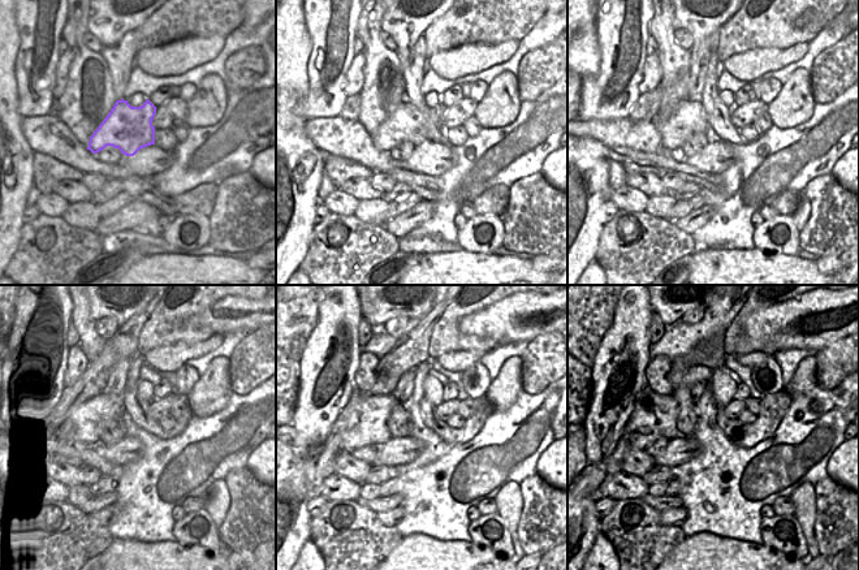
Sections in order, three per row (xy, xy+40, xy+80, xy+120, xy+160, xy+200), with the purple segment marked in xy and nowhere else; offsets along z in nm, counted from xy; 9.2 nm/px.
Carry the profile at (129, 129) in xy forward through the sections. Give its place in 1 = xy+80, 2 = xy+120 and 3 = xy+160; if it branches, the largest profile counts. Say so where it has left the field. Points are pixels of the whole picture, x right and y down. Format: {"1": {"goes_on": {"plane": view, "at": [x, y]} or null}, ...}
{"1": {"goes_on": {"plane": "xy+80", "at": [690, 117]}}, "2": {"goes_on": {"plane": "xy+120", "at": [83, 422]}}, "3": {"goes_on": {"plane": "xy+160", "at": [362, 422]}}}

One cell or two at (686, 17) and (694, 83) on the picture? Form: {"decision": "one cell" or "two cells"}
{"decision": "one cell"}

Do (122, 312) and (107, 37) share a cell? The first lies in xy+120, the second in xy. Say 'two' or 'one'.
one

